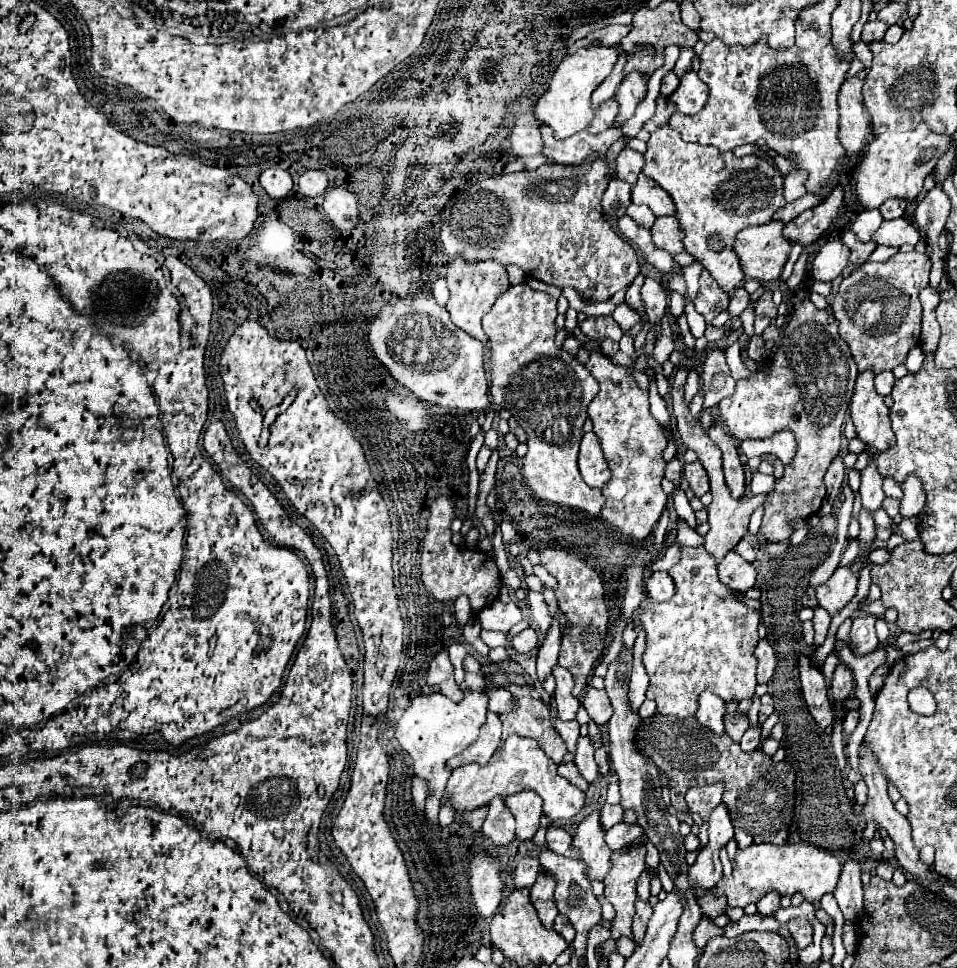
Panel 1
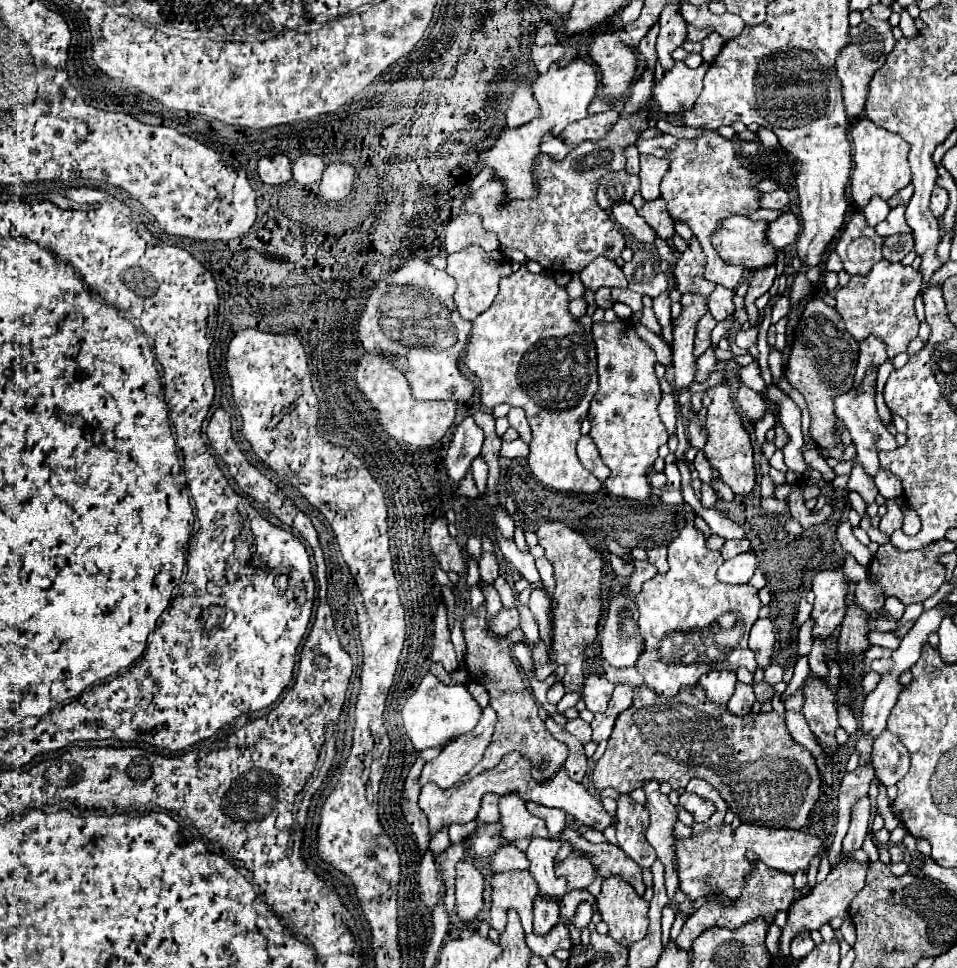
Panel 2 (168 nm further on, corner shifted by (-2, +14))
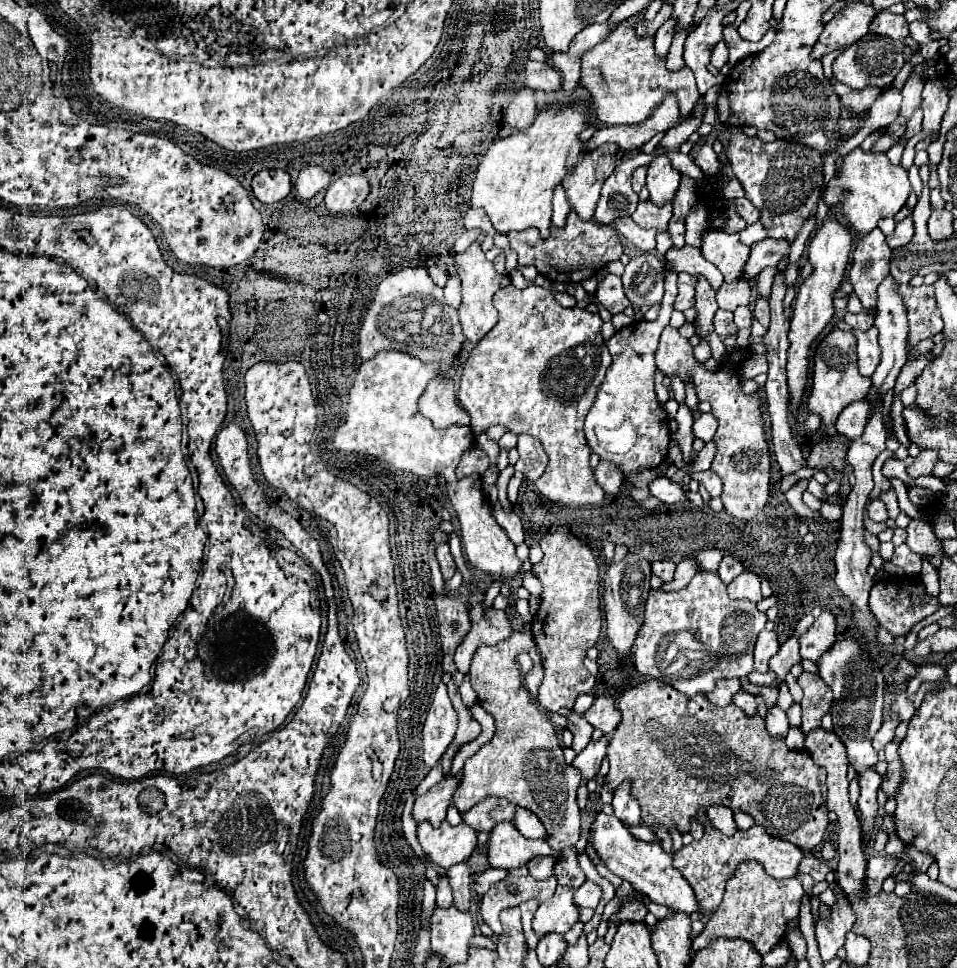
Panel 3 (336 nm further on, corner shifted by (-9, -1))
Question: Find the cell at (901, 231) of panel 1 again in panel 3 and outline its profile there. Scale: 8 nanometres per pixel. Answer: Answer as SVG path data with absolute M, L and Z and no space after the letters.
M906 217L904 221L896 223L896 229L894 229L892 235L886 237L886 243L892 249L896 249L896 247L902 247L902 245L908 245L912 235L914 235L914 221L912 221L912 217Z

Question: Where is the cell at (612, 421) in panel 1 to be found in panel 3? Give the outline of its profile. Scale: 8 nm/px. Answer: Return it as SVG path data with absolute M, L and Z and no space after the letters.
M668 273L666 275L666 293L664 293L664 301L662 307L658 311L658 319L656 321L634 321L628 327L616 331L608 341L606 347L610 349L612 355L612 365L606 371L606 377L600 385L600 391L596 395L594 407L590 409L590 413L586 415L586 439L588 445L592 447L592 451L596 455L600 455L600 459L614 463L622 473L624 479L630 473L642 473L646 469L656 469L666 461L668 455L668 445L670 445L670 429L668 429L668 415L664 411L664 407L658 403L656 399L656 391L654 391L654 353L658 347L658 339L660 333L664 331L664 327L668 327L670 315L674 311L674 299L676 299L676 273Z

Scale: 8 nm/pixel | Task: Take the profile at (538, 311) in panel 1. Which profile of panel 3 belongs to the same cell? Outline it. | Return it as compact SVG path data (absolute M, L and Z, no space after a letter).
M508 285L502 291L498 291L498 295L494 295L494 305L498 309L498 323L472 349L460 377L458 401L472 417L470 429L474 431L476 437L482 435L492 425L504 425L514 433L534 435L536 439L540 439L548 455L546 471L536 481L540 493L550 501L564 503L562 507L600 505L604 501L602 489L596 485L594 479L582 479L582 477L594 477L588 465L590 445L584 437L584 419L590 407L594 405L610 357L604 339L600 335L600 325L602 325L600 315L592 315L590 311L580 307L566 309L558 305L552 293L540 285L528 285L526 289L516 289L514 285Z

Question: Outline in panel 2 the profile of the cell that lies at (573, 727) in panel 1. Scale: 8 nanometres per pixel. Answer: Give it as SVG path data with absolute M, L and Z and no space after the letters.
M566 693L557 704L557 710L562 714L566 709L574 707L581 699L581 693Z

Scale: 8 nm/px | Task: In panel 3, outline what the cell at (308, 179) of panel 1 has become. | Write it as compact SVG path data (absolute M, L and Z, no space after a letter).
M306 167L300 171L294 187L300 199L312 199L318 191L330 187L330 175L322 167Z

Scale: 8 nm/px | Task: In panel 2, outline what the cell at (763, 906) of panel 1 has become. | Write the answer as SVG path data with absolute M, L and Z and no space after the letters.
M747 852L747 858L753 862L753 868L751 868L751 872L749 872L749 876L747 876L747 880L745 880L745 888L743 888L741 896L735 898L731 906L727 906L727 904L723 904L723 902L717 898L717 894L709 894L709 896L707 896L707 902L705 902L697 912L693 912L693 914L689 916L689 920L685 922L681 934L677 936L675 942L679 944L679 948L683 948L683 950L689 952L693 940L695 940L701 932L705 932L705 930L709 930L709 928L713 928L713 926L721 926L721 928L735 930L735 928L739 928L739 926L743 926L743 924L747 924L749 920L755 920L755 918L763 918L767 924L771 924L777 910L789 910L789 906L795 902L793 876L787 874L787 872L781 872L781 870L775 870L775 868L765 866L765 864L759 862L759 860L755 858L755 854L751 854L751 852Z

